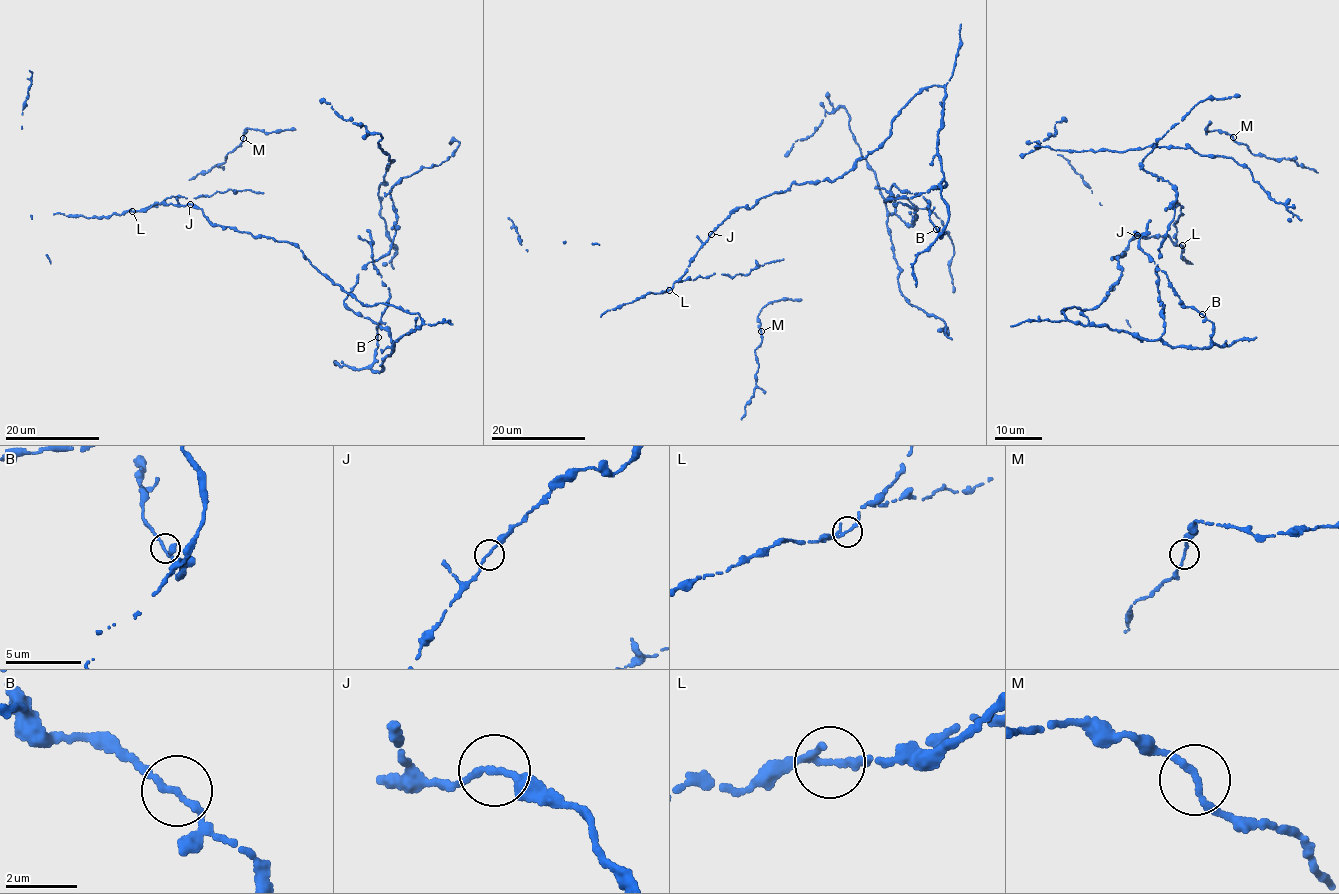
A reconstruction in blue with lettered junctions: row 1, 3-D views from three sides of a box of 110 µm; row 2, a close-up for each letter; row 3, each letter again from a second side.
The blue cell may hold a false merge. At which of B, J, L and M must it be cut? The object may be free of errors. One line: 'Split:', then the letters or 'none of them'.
Split: none of them

